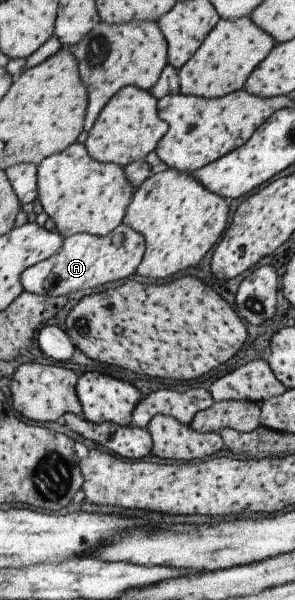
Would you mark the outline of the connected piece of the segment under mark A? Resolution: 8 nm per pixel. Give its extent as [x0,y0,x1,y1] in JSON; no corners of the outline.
[20,223,146,296]

